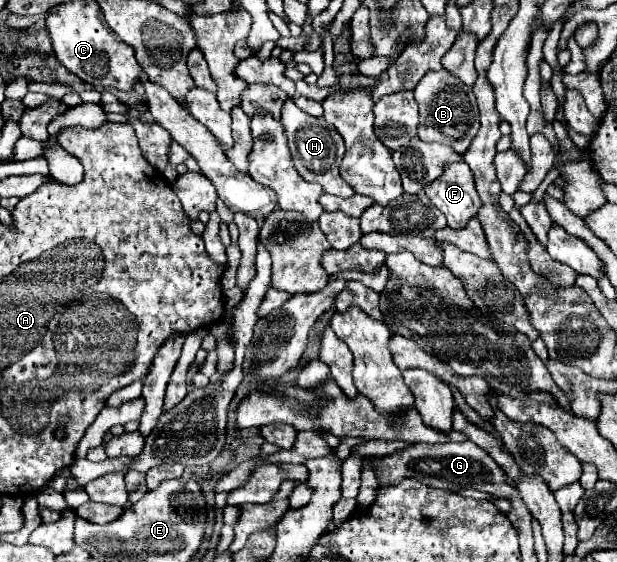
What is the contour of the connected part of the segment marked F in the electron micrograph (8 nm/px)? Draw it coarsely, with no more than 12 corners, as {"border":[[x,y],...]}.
{"border":[[449,163],[425,193],[453,229],[481,207],[471,169]]}

